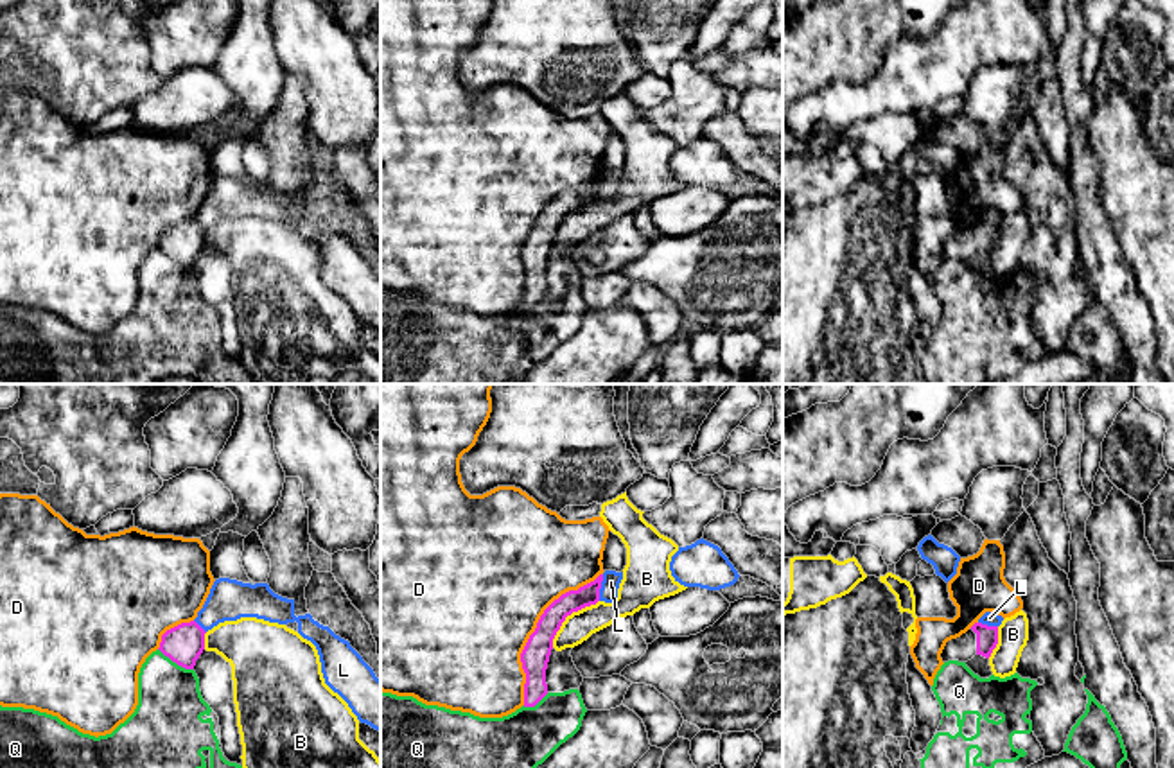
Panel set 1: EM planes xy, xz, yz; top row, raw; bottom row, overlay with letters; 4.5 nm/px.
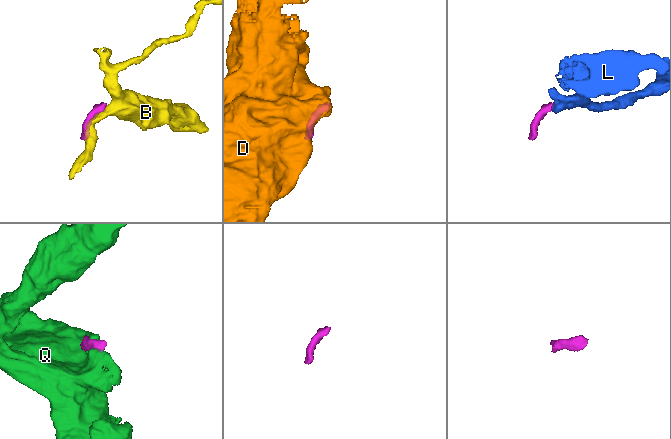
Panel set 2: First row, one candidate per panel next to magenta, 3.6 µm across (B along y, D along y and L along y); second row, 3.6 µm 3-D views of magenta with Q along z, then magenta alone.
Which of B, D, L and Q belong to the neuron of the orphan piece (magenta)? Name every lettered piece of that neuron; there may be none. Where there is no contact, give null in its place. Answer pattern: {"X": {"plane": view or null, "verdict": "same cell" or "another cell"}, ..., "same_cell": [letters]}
{"B": {"plane": "xz", "verdict": "another cell"}, "D": {"plane": "xz", "verdict": "another cell"}, "L": {"plane": "xz", "verdict": "another cell"}, "Q": {"plane": "xy", "verdict": "another cell"}, "same_cell": []}

